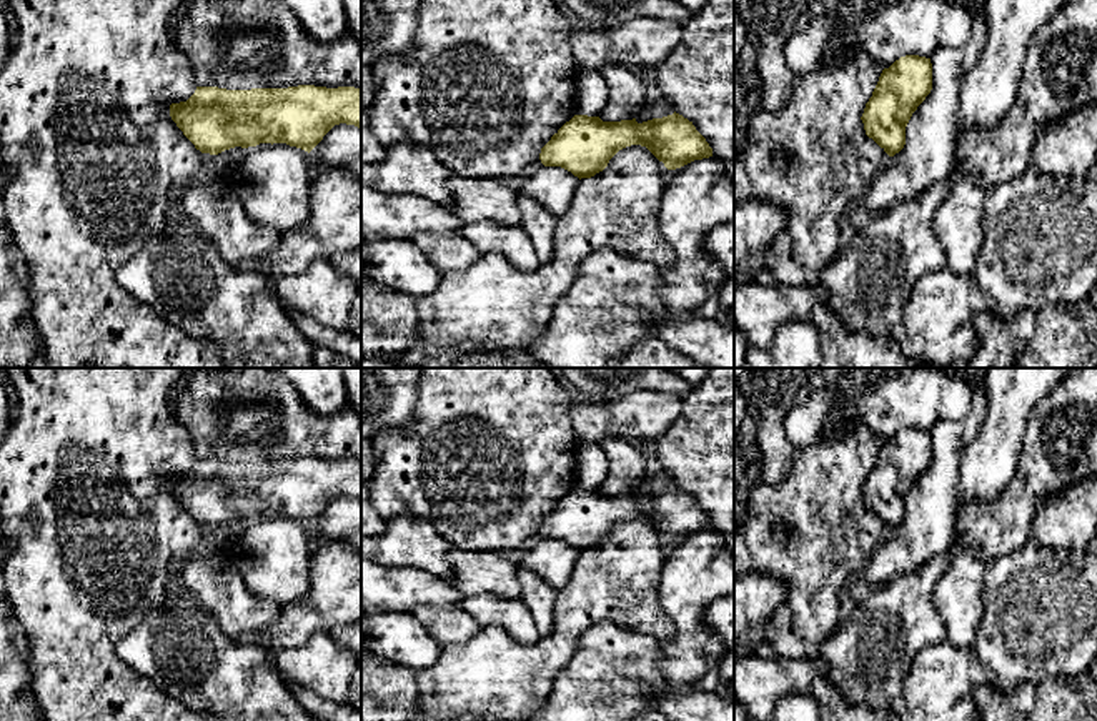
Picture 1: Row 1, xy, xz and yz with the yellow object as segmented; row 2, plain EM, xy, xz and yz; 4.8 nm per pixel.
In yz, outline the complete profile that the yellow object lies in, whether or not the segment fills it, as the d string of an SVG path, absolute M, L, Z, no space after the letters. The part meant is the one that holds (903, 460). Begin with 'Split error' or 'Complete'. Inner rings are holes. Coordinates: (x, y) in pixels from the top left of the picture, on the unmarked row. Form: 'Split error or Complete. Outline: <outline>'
Complete. Outline: M906 428L884 441L861 490L866 508L889 530L906 518L906 500L932 463L931 431Z

